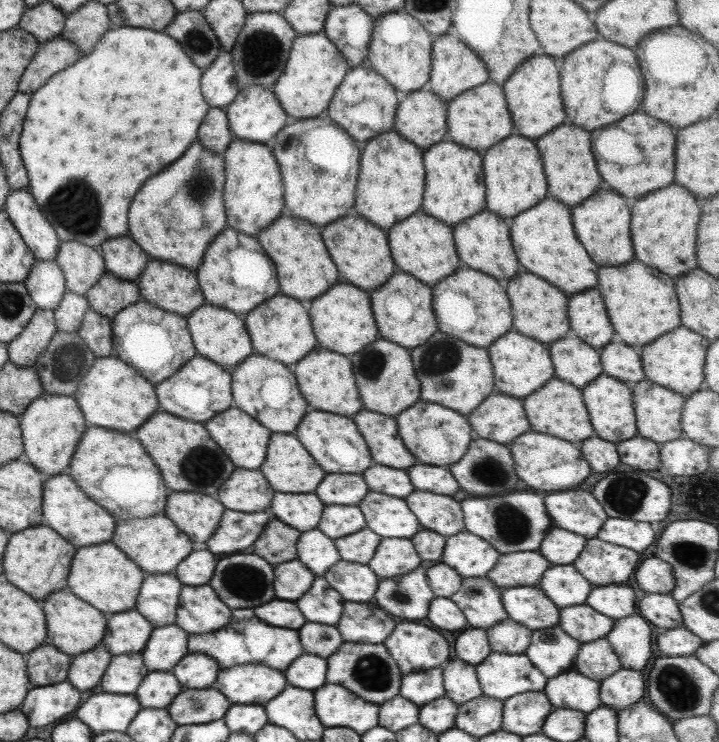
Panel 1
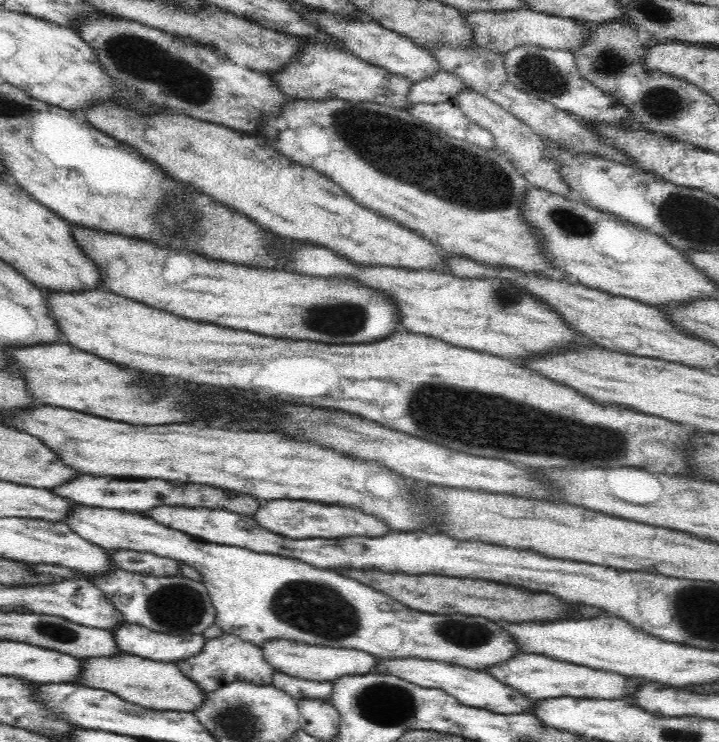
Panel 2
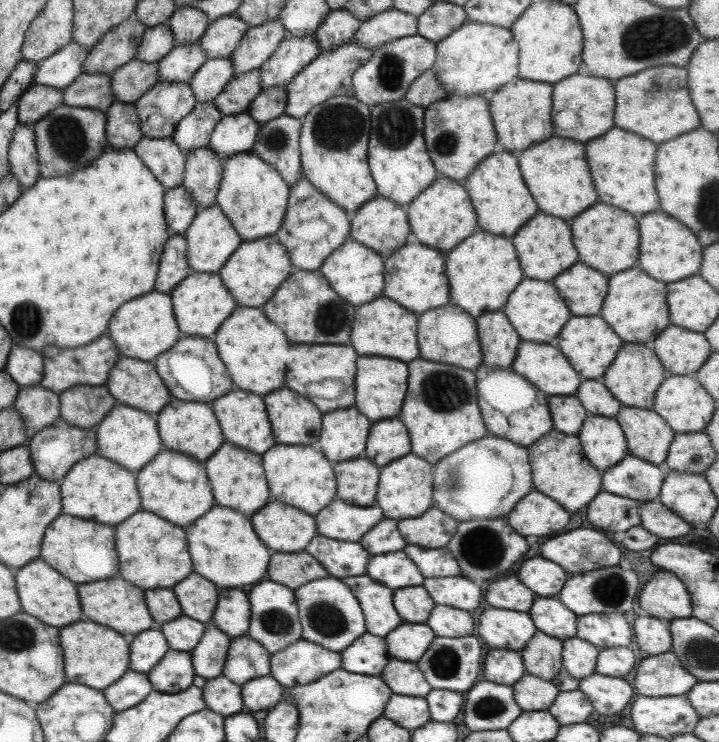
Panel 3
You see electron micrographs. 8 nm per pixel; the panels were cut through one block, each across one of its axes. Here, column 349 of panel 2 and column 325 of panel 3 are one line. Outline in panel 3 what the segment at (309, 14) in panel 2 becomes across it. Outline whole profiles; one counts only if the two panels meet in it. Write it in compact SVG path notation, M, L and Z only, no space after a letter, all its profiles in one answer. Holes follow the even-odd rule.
M345 9L330 11L314 32L319 52L333 51L335 47L351 41L360 23Z

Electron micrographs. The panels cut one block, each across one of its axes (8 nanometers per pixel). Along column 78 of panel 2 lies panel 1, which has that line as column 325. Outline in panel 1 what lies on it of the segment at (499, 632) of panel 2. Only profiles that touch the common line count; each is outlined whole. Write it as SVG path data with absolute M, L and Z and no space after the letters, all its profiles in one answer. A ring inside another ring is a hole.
M324 505L316 529L331 540L353 534L365 527L357 506Z

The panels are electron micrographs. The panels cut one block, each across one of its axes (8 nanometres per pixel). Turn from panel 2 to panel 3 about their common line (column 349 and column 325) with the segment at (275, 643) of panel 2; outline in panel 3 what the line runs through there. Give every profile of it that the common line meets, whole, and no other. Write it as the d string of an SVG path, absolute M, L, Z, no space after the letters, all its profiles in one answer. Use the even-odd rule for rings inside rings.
M297 639L270 656L269 676L282 687L309 684L321 676L339 669L338 652L331 652L308 640Z

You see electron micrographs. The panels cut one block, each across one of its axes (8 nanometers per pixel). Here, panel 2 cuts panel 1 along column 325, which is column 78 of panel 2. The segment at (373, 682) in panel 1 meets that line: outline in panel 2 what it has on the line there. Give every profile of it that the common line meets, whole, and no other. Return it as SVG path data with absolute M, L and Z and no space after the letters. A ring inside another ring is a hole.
M116 653L108 656L91 656L79 659L79 683L88 688L111 692L122 701L136 707L156 711L189 712L196 714L207 702L210 694L196 681L186 677L176 663L163 663L140 656Z

